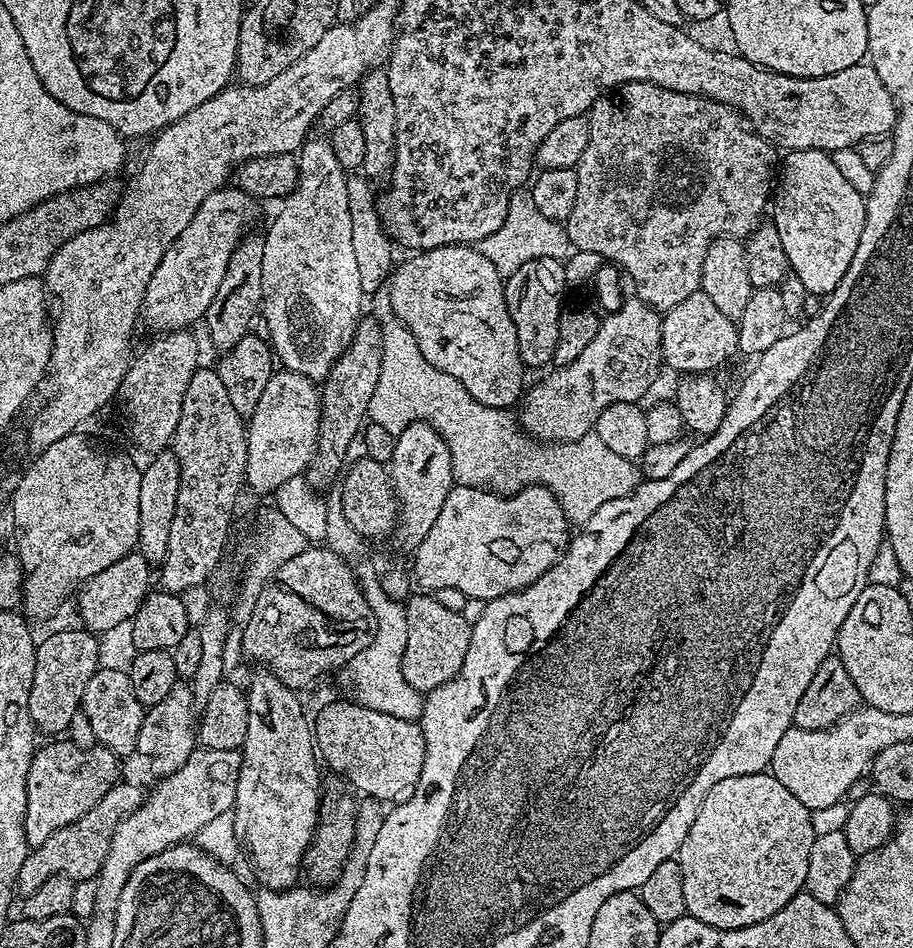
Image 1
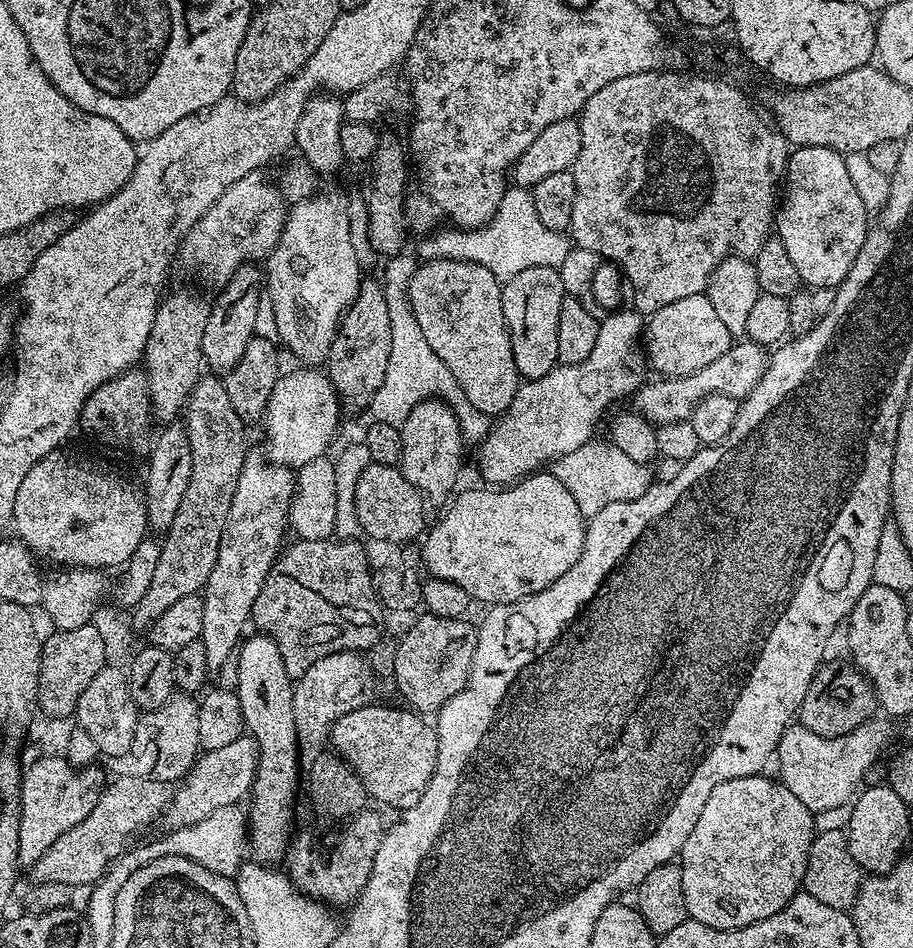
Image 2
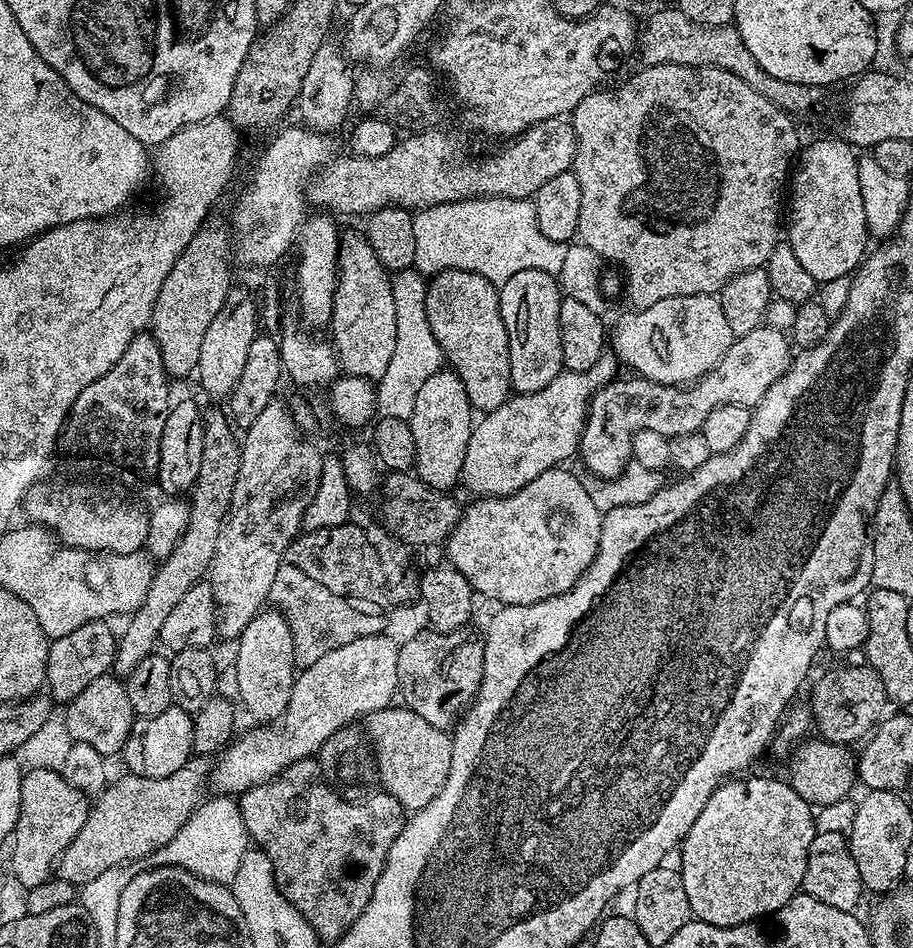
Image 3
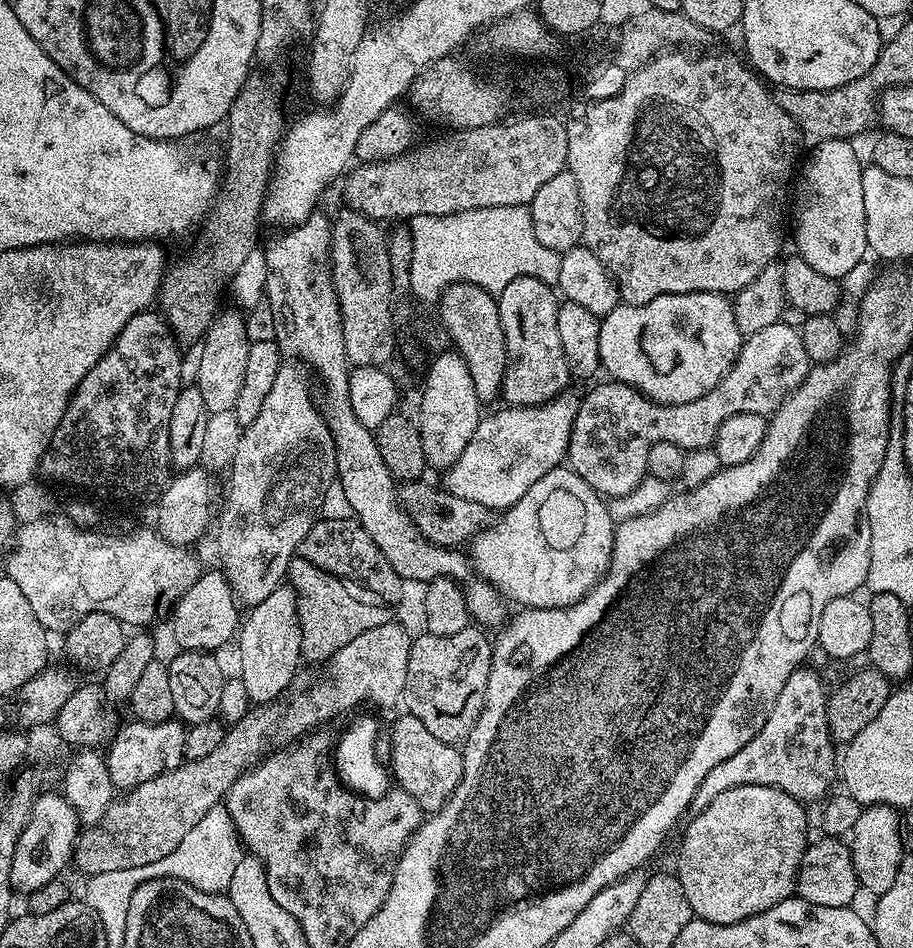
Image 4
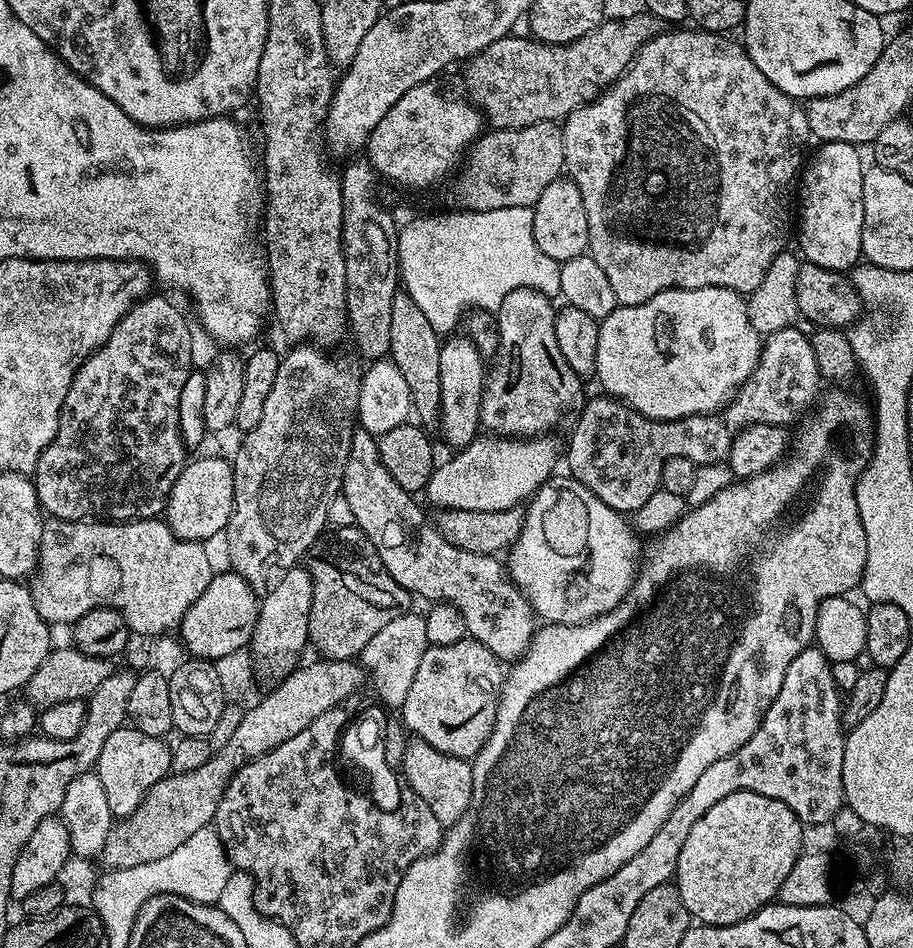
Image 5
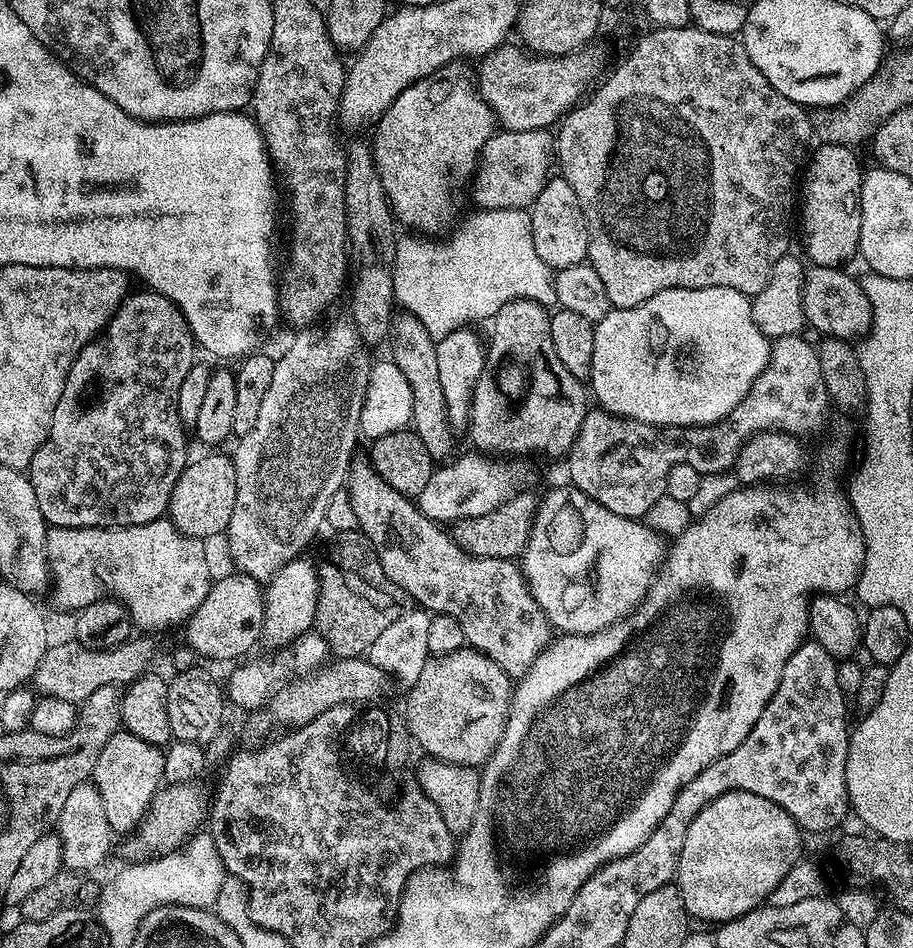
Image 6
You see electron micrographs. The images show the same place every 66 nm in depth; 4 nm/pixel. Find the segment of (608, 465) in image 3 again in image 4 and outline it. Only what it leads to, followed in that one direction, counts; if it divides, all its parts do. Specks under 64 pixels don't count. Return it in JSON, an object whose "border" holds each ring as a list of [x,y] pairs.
{"border":[[[778,323],[758,330],[753,336],[747,337],[740,345],[740,352],[732,369],[726,373],[702,398],[685,404],[656,404],[649,396],[643,396],[637,388],[625,384],[607,382],[608,384],[593,383],[585,396],[579,397],[578,414],[574,418],[574,426],[568,443],[567,463],[572,471],[578,474],[601,497],[615,498],[625,496],[635,490],[645,478],[648,470],[648,452],[660,442],[668,442],[688,452],[700,449],[711,449],[716,442],[716,435],[728,418],[736,414],[758,414],[765,418],[780,407],[780,404],[791,392],[796,391],[808,376],[810,363],[806,349],[802,344],[800,329]]]}

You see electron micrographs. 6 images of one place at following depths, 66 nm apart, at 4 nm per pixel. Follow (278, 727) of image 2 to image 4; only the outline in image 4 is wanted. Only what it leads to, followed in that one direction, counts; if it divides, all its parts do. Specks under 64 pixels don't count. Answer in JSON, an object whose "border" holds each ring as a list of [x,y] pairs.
{"border":[[[281,586],[258,602],[243,617],[238,629],[240,644],[240,671],[238,677],[245,684],[246,694],[253,705],[263,706],[279,701],[279,696],[292,684],[296,667],[302,664],[300,647],[302,634],[298,622],[296,594],[291,587]]]}

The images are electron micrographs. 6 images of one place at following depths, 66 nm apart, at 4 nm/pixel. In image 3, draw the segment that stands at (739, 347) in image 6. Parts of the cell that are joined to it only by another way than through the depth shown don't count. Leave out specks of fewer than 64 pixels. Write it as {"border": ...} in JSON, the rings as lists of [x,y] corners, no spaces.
{"border":[[[715,295],[679,296],[678,298],[662,298],[662,302],[654,302],[654,306],[642,308],[624,316],[616,324],[616,333],[611,333],[610,348],[618,357],[619,363],[633,368],[637,377],[653,380],[669,386],[687,386],[701,380],[708,372],[714,371],[729,346],[733,342],[730,325],[726,323],[726,314],[722,314],[722,306]]]}

